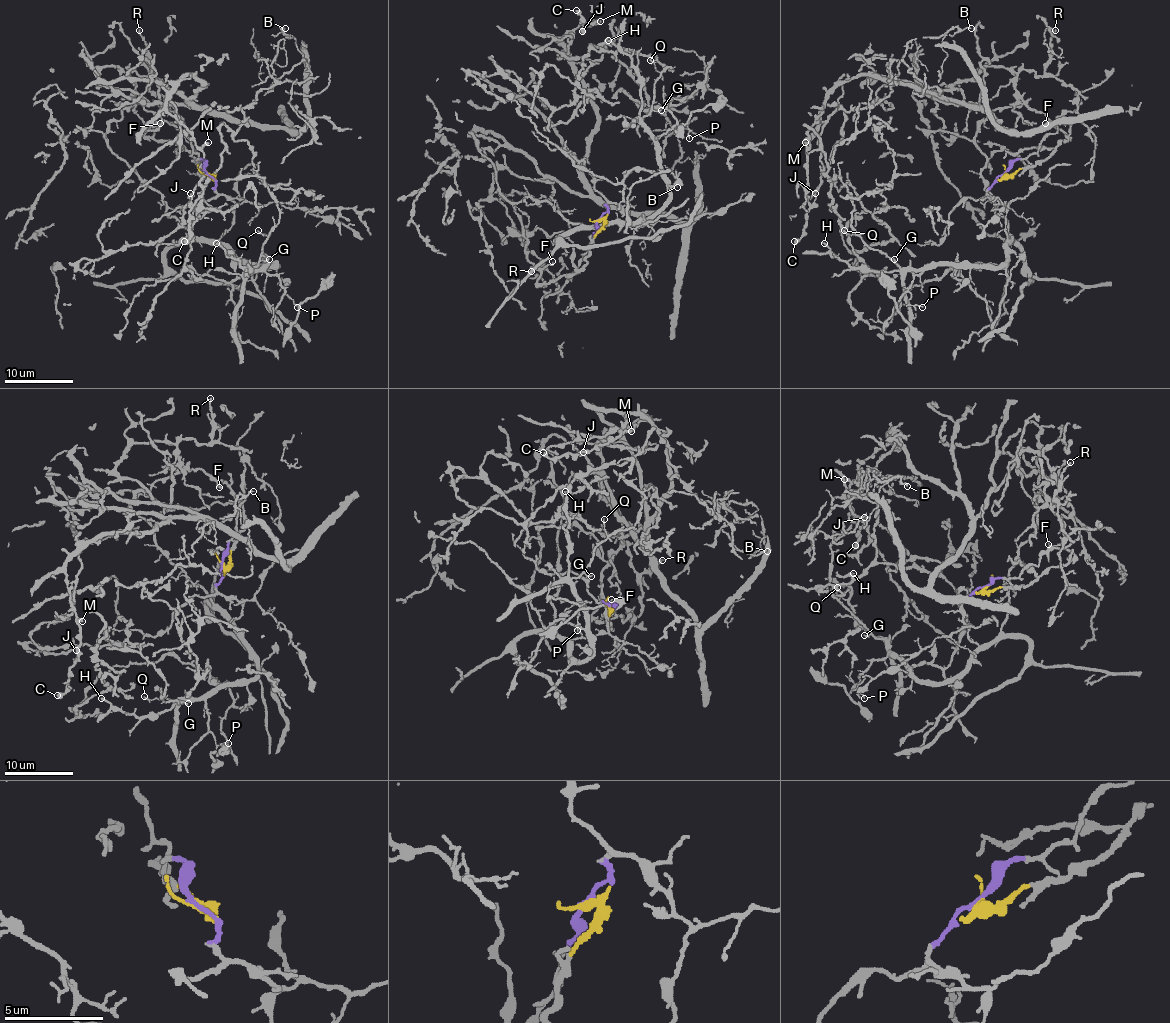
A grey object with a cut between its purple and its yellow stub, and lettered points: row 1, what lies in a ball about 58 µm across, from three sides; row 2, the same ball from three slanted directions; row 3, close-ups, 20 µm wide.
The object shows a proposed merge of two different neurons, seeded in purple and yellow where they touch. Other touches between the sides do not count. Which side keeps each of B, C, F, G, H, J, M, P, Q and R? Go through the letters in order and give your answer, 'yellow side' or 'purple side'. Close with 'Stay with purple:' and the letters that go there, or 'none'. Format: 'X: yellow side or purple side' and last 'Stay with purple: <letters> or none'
B: yellow side
C: yellow side
F: yellow side
G: purple side
H: purple side
J: yellow side
M: yellow side
P: purple side
Q: purple side
R: yellow side
Stay with purple: G, H, P, Q

